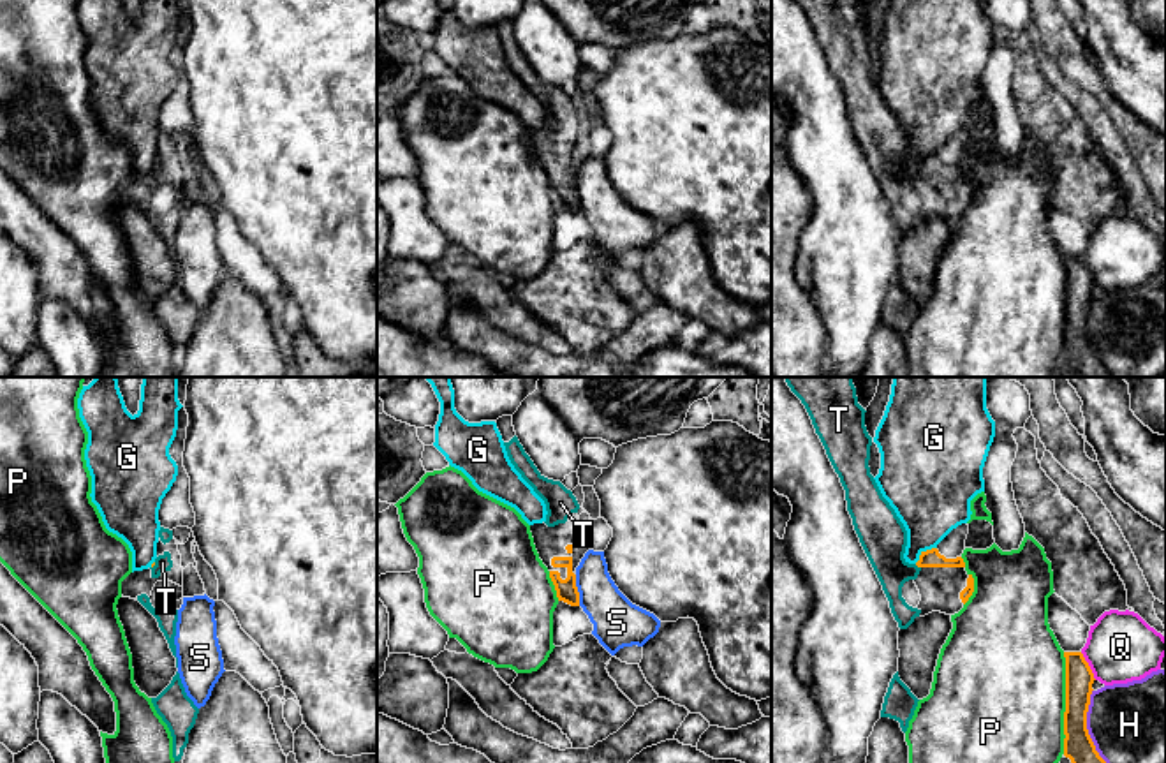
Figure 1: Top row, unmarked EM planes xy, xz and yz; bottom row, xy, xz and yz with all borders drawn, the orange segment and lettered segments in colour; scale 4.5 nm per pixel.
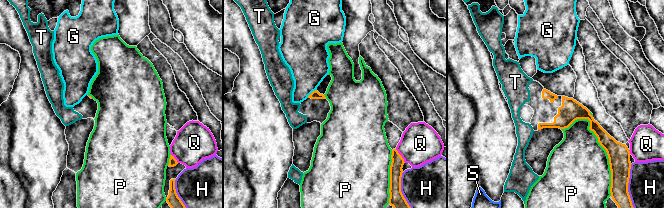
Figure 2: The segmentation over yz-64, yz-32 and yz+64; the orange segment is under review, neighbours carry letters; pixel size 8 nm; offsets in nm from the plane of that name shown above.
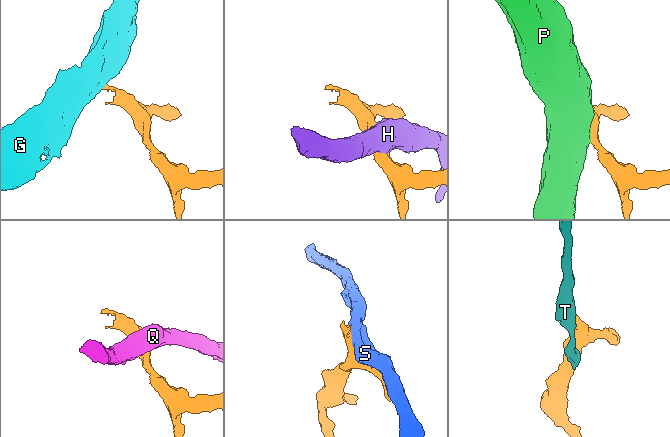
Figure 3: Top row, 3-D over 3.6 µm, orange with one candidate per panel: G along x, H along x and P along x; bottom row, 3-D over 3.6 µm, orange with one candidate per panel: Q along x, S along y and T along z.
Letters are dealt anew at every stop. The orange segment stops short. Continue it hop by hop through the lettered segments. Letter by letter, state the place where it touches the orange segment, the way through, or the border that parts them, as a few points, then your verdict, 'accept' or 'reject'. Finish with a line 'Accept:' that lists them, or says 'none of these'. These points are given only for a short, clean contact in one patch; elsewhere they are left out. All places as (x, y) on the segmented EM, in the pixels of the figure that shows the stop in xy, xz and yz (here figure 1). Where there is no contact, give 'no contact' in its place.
G: yz (923, 552) | along yz (936, 547), (923, 552), (915, 562) | reject
H: yz (1085, 726) | reject
P: yz (1066, 703) | reject
Q: yz (1089, 666) | along yz (1080, 652), (1096, 679) | reject
S: xz (576, 591) | along xz (575, 575), (580, 605) | reject
T: yz (918, 566) | across yz (930, 557), (918, 566), (904, 568), (883, 536) | accept
Accept: T

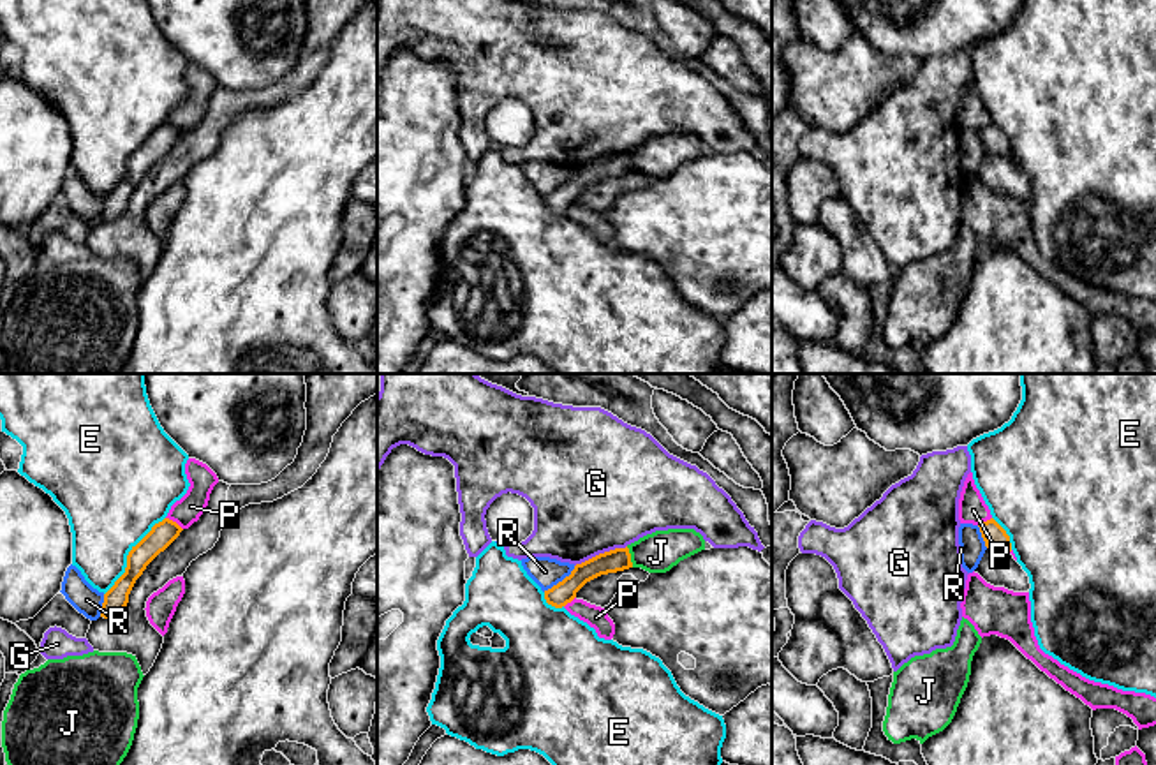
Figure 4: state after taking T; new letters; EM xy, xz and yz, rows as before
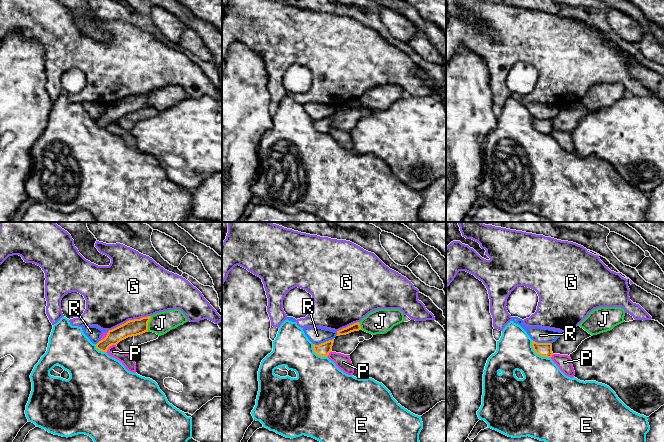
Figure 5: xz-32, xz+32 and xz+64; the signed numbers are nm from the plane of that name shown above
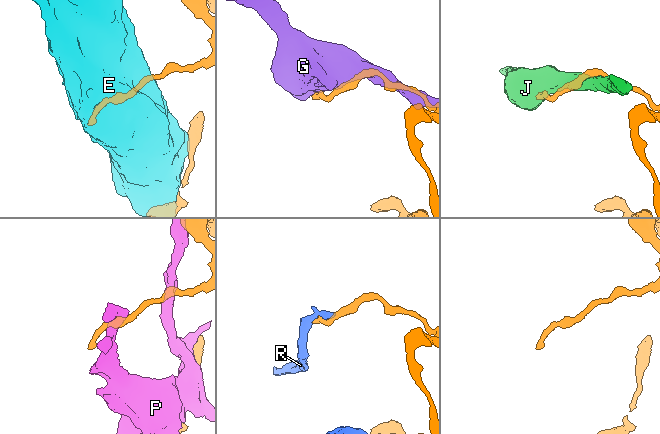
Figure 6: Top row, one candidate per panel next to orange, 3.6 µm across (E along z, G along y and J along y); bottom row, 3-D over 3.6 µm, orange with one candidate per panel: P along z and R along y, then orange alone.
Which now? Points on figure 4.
E: xy (127, 556) | reject
G: xz (600, 554) | reject
J: xz (629, 557) | reject
P: xy (175, 522) | reject
R: xz (559, 582) | reject
Accept: none of these

